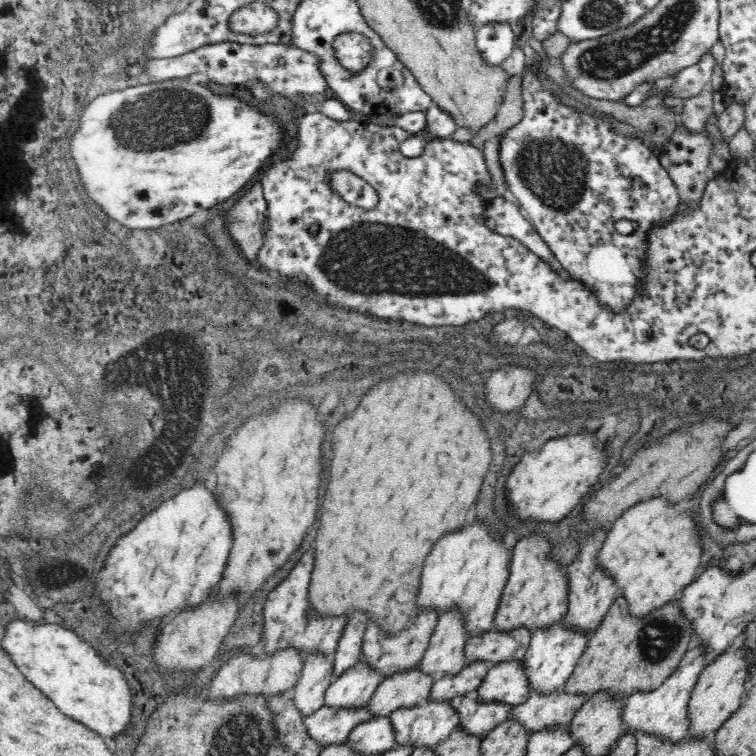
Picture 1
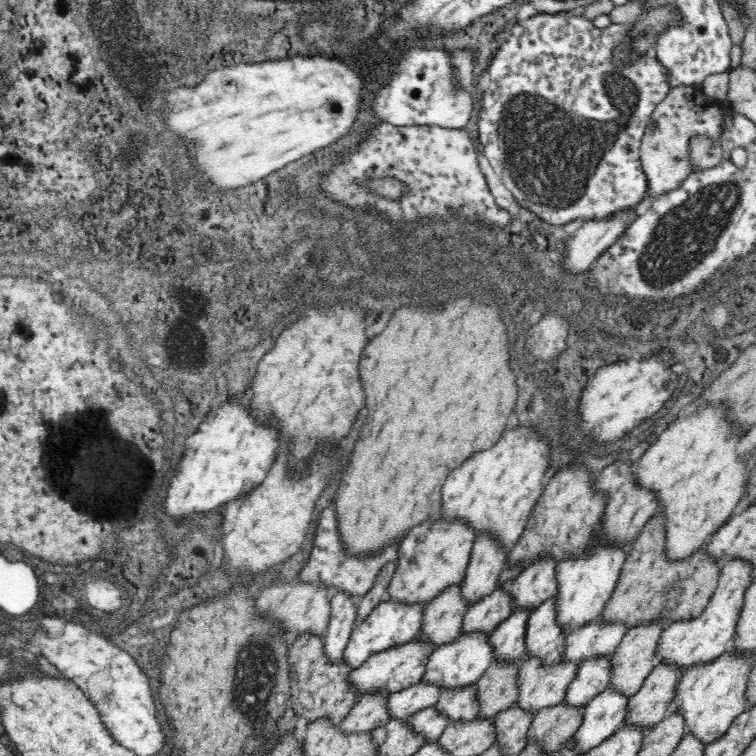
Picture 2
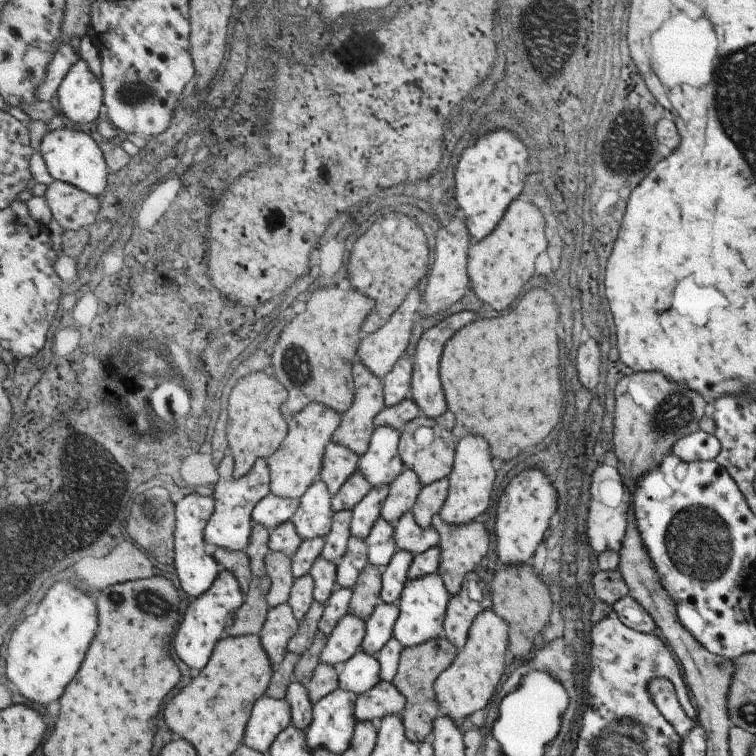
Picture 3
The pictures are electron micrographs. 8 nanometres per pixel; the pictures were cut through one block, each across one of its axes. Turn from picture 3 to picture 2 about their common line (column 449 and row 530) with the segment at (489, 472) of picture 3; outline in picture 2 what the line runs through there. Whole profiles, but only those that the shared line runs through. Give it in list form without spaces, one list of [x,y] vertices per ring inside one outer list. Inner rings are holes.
[[[508,432],[492,450],[478,454],[454,470],[442,486],[442,516],[444,520],[460,520],[468,524],[474,534],[488,534],[498,540],[506,558],[514,544],[524,534],[528,518],[536,508],[540,496],[540,480],[548,462],[548,444],[536,440],[536,432]]]

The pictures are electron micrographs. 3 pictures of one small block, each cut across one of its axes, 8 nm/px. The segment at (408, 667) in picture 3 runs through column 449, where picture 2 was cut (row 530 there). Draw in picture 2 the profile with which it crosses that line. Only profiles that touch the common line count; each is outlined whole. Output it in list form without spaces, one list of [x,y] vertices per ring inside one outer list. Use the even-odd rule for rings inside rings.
[[[658,512],[646,522],[632,548],[628,548],[628,558],[620,574],[620,584],[616,586],[612,600],[606,604],[600,616],[604,624],[620,622],[630,630],[636,626],[662,622],[664,624],[662,628],[666,628],[672,622],[692,620],[702,614],[712,594],[716,594],[722,566],[710,558],[706,546],[702,546],[696,554],[692,554],[684,562],[670,562],[666,560],[664,544],[666,544],[666,516],[664,512]]]

